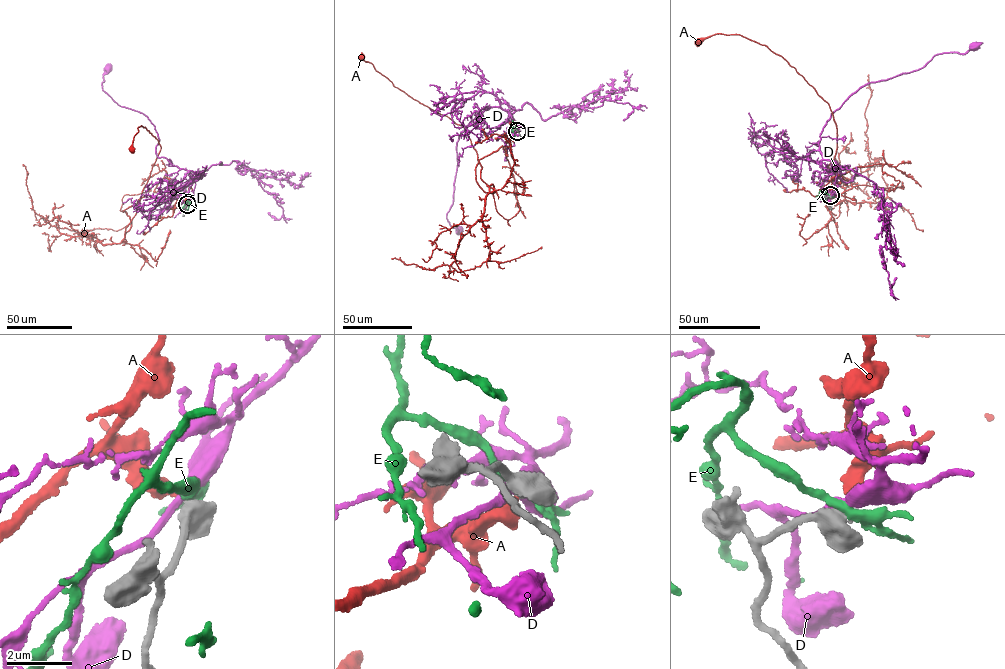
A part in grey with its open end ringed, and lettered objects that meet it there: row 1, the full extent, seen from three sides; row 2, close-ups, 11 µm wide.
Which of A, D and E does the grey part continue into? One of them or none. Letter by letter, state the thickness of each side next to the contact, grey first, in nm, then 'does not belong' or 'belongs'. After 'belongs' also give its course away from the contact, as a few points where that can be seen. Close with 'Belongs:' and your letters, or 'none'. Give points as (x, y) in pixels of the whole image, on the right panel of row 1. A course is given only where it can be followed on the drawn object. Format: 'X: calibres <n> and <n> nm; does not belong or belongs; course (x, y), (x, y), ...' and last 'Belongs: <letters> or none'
A: calibres 440 and 440 nm; belongs; course (831, 196), (830, 163), (852, 186), (822, 195), (828, 103), (765, 45), (698, 42)
D: calibres 480 and 320 nm; does not belong
E: calibres 500 and 280 nm; does not belong
Belongs: A

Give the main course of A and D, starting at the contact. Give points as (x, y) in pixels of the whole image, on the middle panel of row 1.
A: (517, 131), (479, 159), (476, 179), (485, 192), (493, 185), (480, 178), (464, 128), (361, 57)
D: (517, 130), (520, 126), (508, 113), (493, 107), (460, 132), (452, 205), (446, 218), (457, 232), (459, 230)

